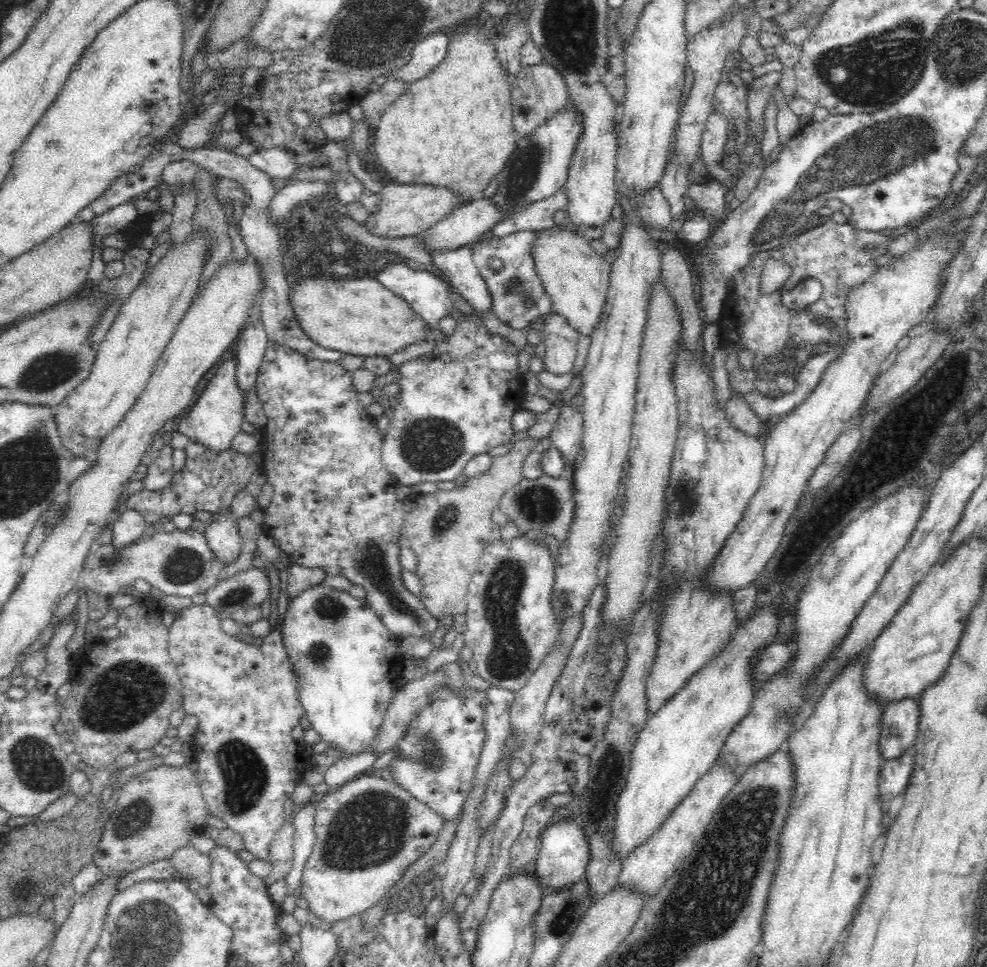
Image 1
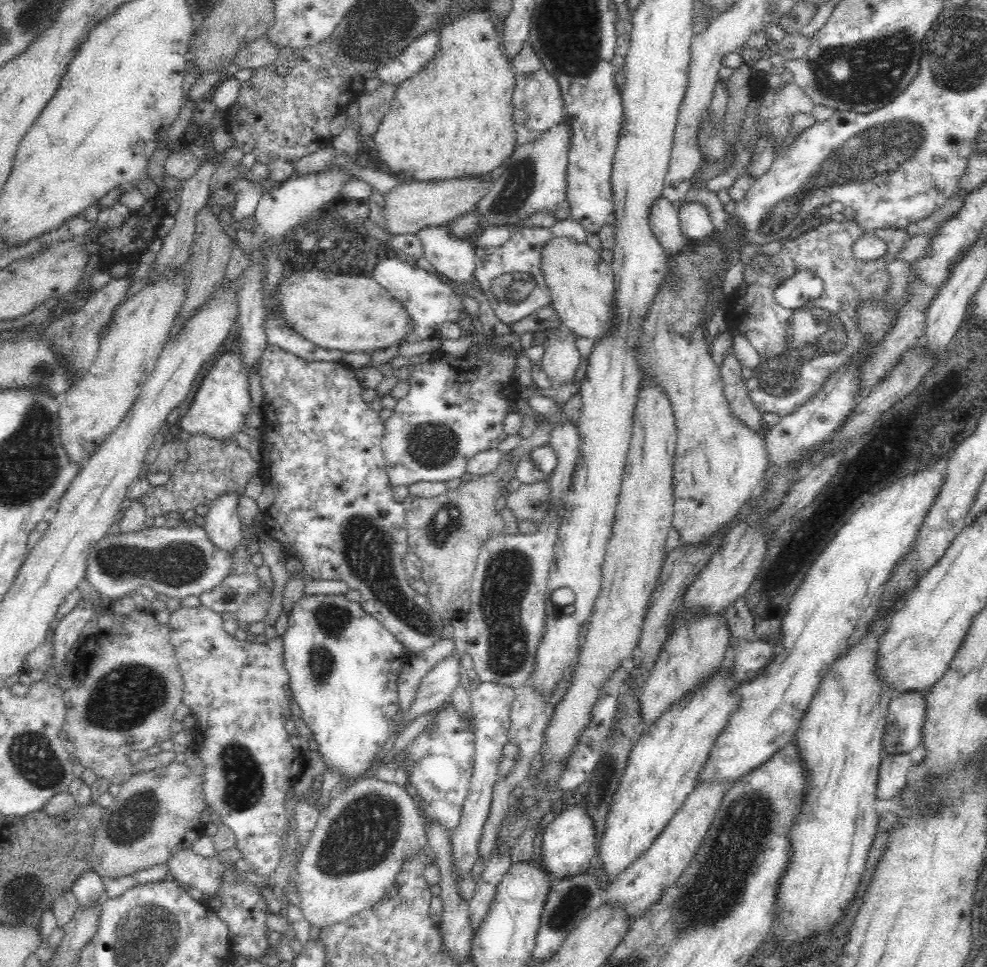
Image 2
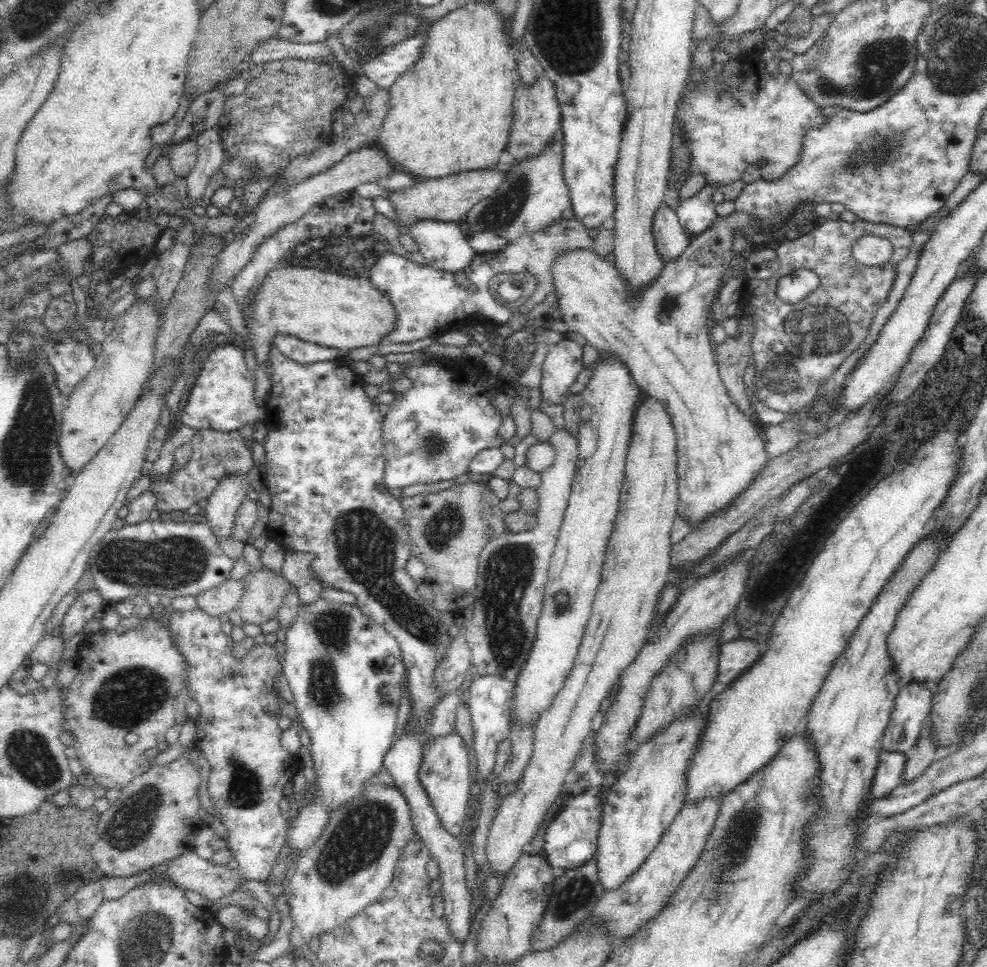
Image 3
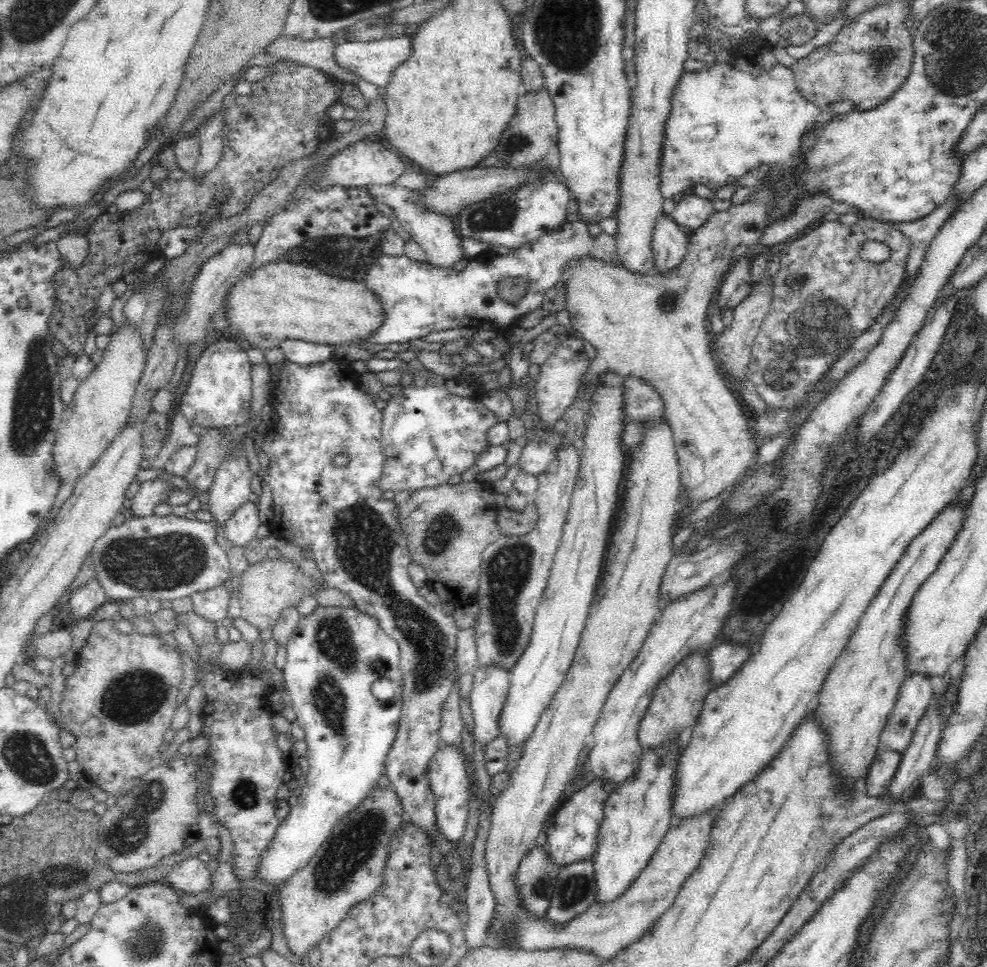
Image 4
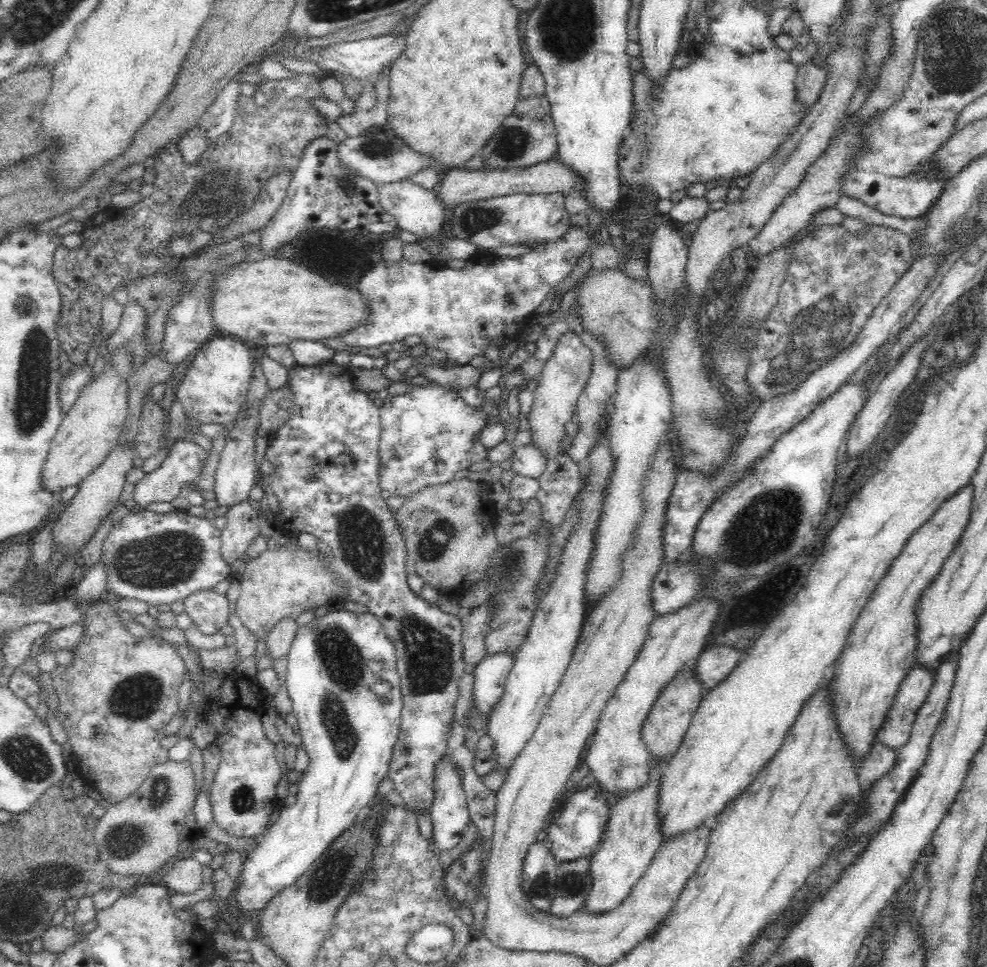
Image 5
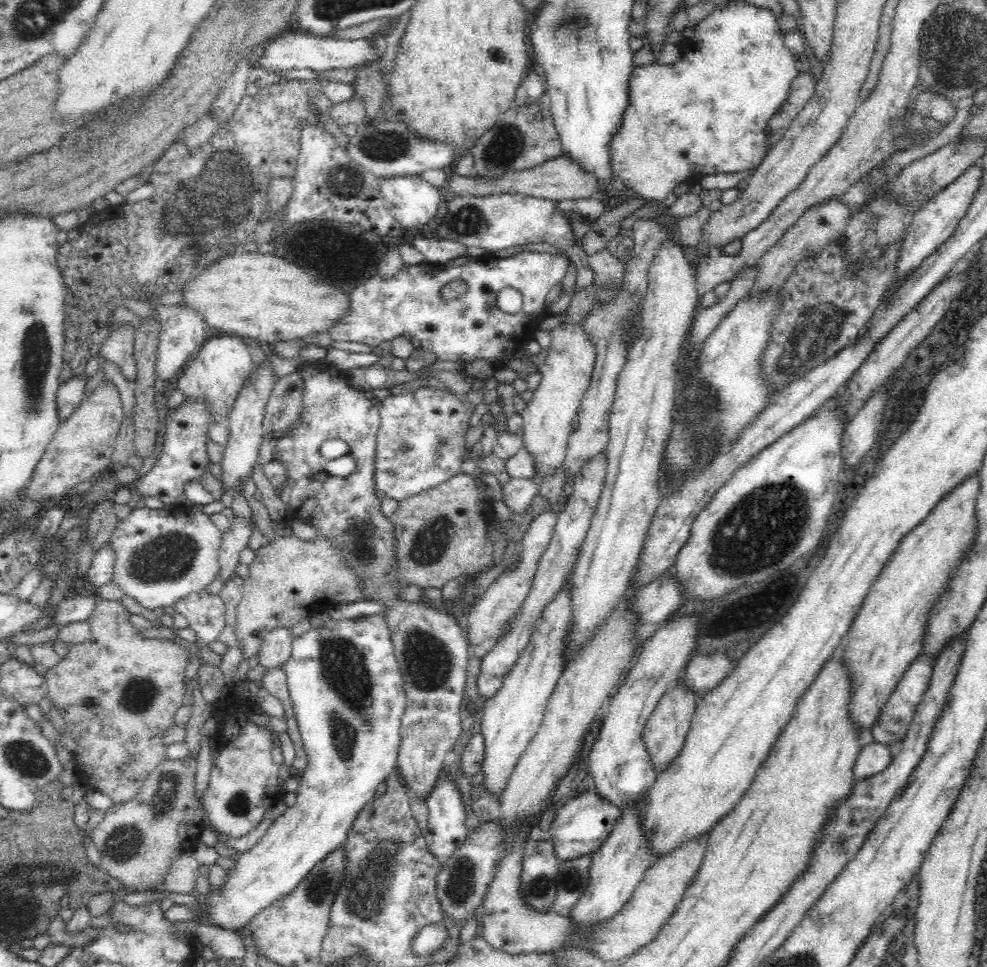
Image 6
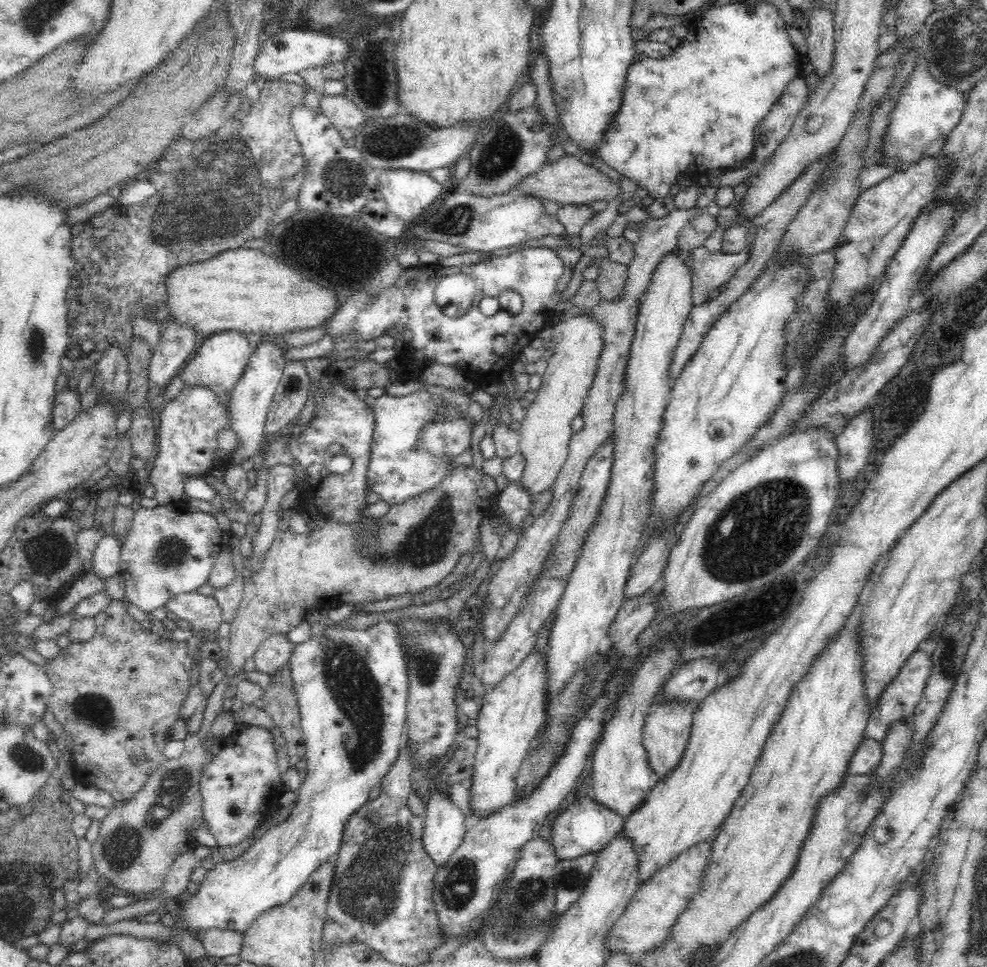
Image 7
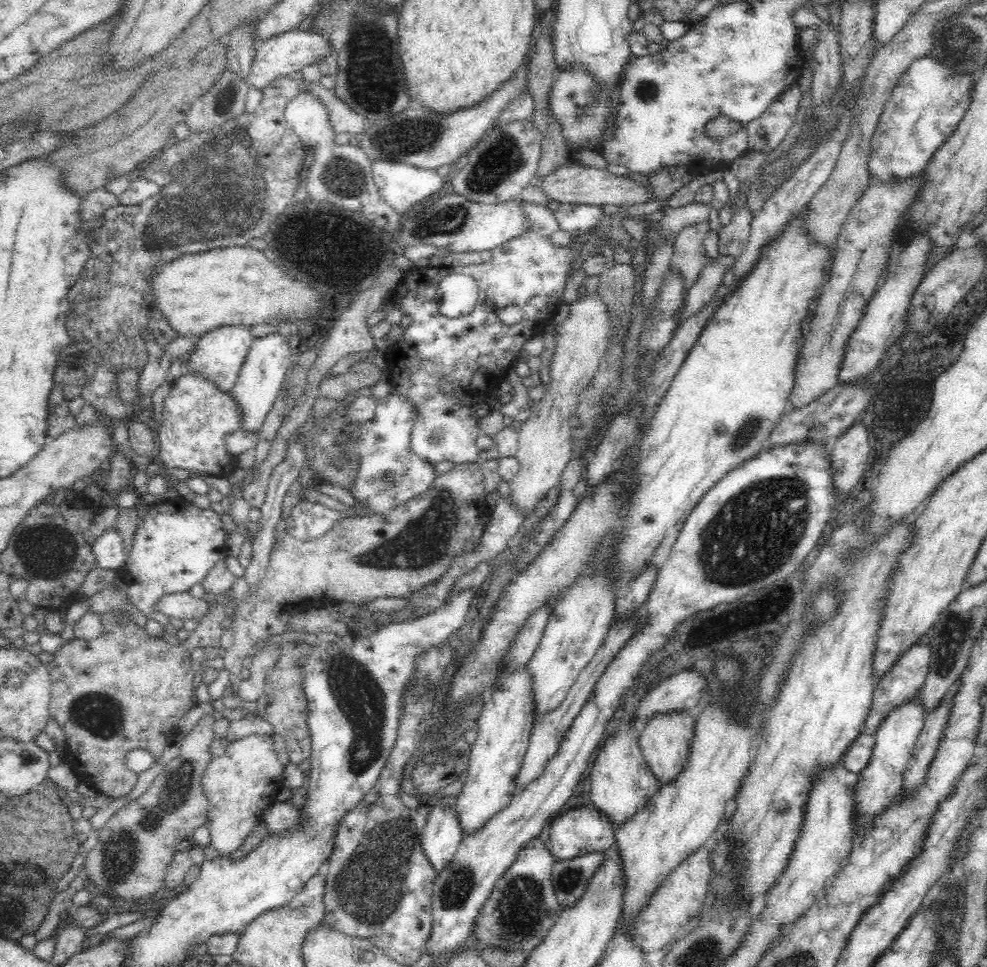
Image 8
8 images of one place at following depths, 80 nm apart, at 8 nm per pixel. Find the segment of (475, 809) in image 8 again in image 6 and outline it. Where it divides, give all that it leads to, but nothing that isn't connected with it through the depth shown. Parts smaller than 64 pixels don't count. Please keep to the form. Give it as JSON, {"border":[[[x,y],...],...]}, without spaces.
{"border":[[[570,578],[555,594],[554,600],[546,604],[544,612],[534,625],[530,644],[520,654],[516,664],[504,677],[498,692],[490,698],[485,698],[480,711],[480,726],[478,732],[484,737],[484,758],[480,762],[480,771],[484,775],[482,787],[494,795],[498,801],[506,788],[506,783],[512,776],[512,771],[529,742],[534,738],[543,721],[546,707],[555,688],[557,680],[564,670],[562,663],[562,647],[567,636],[570,613]]]}

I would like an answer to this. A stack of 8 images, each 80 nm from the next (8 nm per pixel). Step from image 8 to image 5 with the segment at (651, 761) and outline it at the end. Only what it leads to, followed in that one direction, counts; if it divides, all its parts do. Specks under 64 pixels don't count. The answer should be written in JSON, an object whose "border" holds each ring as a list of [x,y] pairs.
{"border":[[[694,668],[680,671],[658,695],[654,706],[642,727],[641,741],[647,746],[647,751],[652,761],[660,764],[668,760],[678,749],[683,741],[684,735],[690,726],[694,712],[698,710],[706,690],[696,679]]]}

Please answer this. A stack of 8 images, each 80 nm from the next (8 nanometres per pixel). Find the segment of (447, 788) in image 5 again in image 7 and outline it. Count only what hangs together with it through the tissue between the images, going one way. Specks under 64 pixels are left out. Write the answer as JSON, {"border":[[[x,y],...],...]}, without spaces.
{"border":[[[448,790],[433,794],[425,806],[422,844],[432,861],[440,866],[458,848],[468,824],[462,810],[452,803]]]}

